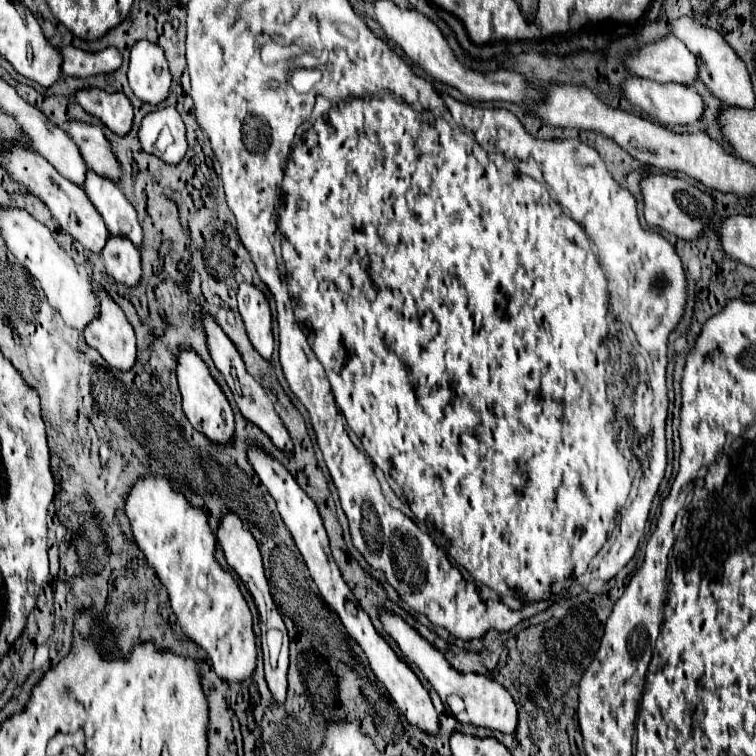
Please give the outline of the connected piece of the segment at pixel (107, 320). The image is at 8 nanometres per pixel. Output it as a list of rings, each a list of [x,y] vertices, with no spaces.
[[[98,287],[100,297],[100,317],[94,319],[86,329],[84,337],[90,347],[94,347],[110,369],[130,371],[136,361],[136,337],[128,323],[124,311],[108,297],[108,293]]]

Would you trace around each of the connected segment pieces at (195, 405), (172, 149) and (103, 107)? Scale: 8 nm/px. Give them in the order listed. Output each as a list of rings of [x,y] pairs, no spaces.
[[[180,351],[176,373],[178,373],[180,393],[182,393],[182,409],[190,421],[190,425],[196,431],[204,433],[212,443],[232,445],[234,443],[234,413],[232,413],[230,403],[224,397],[222,389],[212,379],[206,363],[194,351]]]
[[[174,107],[148,113],[140,125],[140,143],[146,153],[178,165],[186,155],[186,131],[180,113]]]
[[[84,89],[78,91],[74,95],[74,101],[80,103],[80,107],[84,111],[88,111],[90,115],[102,119],[102,123],[118,133],[118,135],[126,135],[132,129],[132,121],[134,121],[134,109],[130,99],[116,91],[116,93],[106,93],[102,89]]]

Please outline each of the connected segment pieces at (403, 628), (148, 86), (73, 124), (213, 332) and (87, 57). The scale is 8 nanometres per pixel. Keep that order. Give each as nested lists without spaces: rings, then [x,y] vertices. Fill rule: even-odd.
[[[380,609],[380,619],[386,627],[386,631],[394,637],[394,641],[400,645],[402,653],[420,667],[420,671],[426,675],[426,679],[434,685],[436,693],[440,695],[446,711],[456,717],[460,723],[472,723],[472,725],[482,725],[506,733],[514,733],[518,727],[518,709],[512,699],[512,695],[496,681],[492,681],[486,675],[476,675],[476,673],[458,673],[448,665],[448,661],[442,657],[440,651],[436,651],[424,637],[420,637],[402,617],[392,615],[384,609]]]
[[[138,41],[132,47],[128,81],[134,95],[144,103],[158,105],[168,97],[172,77],[164,51],[156,43]]]
[[[70,121],[68,133],[76,141],[76,145],[80,147],[82,157],[86,159],[88,167],[94,173],[98,173],[114,183],[120,183],[120,179],[122,179],[120,163],[116,159],[116,153],[112,149],[110,141],[104,137],[100,127],[86,125],[80,121]]]
[[[210,315],[204,317],[204,323],[206,323],[206,333],[208,333],[208,349],[210,349],[210,353],[212,353],[214,365],[216,365],[216,369],[222,373],[222,377],[226,379],[226,383],[228,383],[232,395],[234,395],[234,401],[236,401],[236,405],[238,405],[238,409],[240,409],[240,413],[242,413],[248,421],[252,421],[256,427],[260,427],[280,451],[292,453],[292,451],[294,451],[292,439],[290,439],[286,427],[282,425],[278,413],[274,411],[274,405],[272,405],[272,401],[268,399],[266,391],[254,381],[252,375],[248,375],[248,371],[246,371],[246,367],[244,367],[244,361],[242,361],[240,353],[236,351],[236,347],[232,345],[232,341],[224,335],[224,331],[212,321]]]
[[[76,47],[62,49],[62,73],[70,77],[92,77],[92,75],[106,75],[114,73],[122,65],[122,55],[116,47],[108,47],[100,53],[88,53]]]

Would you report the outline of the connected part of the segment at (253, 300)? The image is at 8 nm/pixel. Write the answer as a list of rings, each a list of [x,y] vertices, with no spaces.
[[[242,283],[238,291],[238,311],[244,321],[248,339],[252,341],[252,347],[264,359],[270,359],[274,351],[274,337],[272,337],[270,305],[264,293],[250,283]]]

